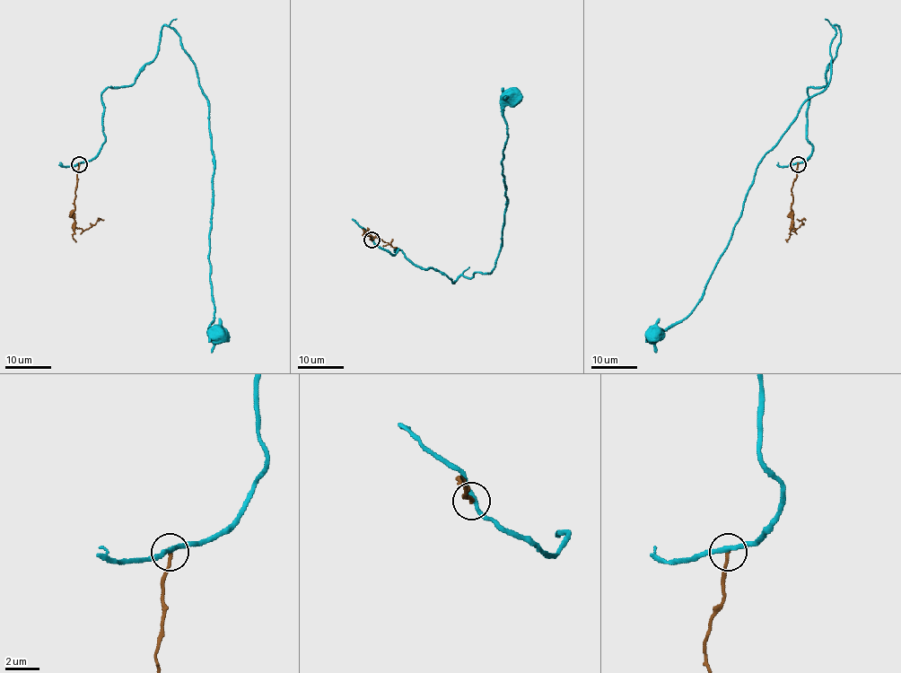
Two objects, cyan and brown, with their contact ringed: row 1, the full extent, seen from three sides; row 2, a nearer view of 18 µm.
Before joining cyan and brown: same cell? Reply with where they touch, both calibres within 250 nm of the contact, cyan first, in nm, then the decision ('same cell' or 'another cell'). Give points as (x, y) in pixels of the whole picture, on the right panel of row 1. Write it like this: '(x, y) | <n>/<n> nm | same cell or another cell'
(798, 164) | 280/220 nm | another cell

